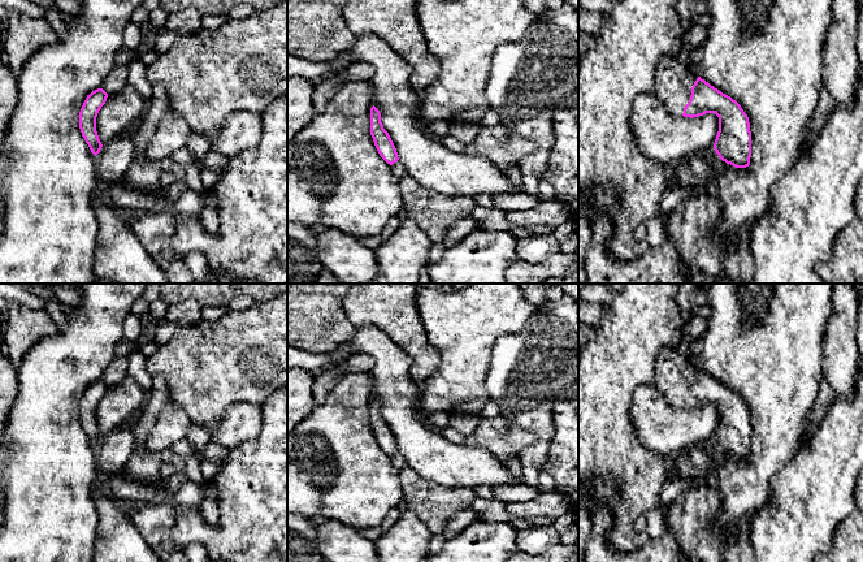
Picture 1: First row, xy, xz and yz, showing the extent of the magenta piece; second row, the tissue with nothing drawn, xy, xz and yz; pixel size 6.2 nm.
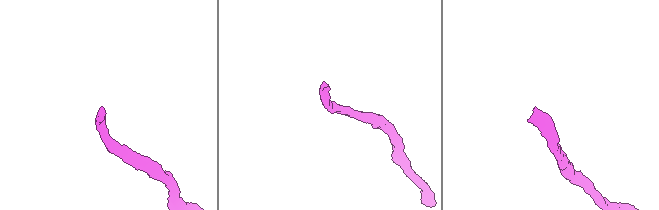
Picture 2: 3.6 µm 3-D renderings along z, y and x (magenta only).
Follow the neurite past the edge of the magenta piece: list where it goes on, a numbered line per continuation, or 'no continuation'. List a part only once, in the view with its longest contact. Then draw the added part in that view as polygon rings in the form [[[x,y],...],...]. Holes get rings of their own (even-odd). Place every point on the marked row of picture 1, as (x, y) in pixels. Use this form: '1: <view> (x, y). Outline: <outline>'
1: yz (675, 80). Outline: [[[665,55],[659,60],[655,91],[671,114],[682,116],[697,78],[695,68],[682,64],[678,56]]]

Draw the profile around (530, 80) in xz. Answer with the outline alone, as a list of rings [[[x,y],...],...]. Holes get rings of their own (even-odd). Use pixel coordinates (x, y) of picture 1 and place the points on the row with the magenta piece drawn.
[[[567,3],[558,9],[545,9],[537,14],[520,42],[502,46],[493,57],[486,95],[502,125],[537,144],[537,150],[519,164],[522,193],[537,196],[555,143],[552,114],[564,104],[578,101],[578,10]]]

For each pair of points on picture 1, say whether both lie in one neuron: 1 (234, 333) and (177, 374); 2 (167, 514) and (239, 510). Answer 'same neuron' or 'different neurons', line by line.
1: same neuron
2: different neurons

